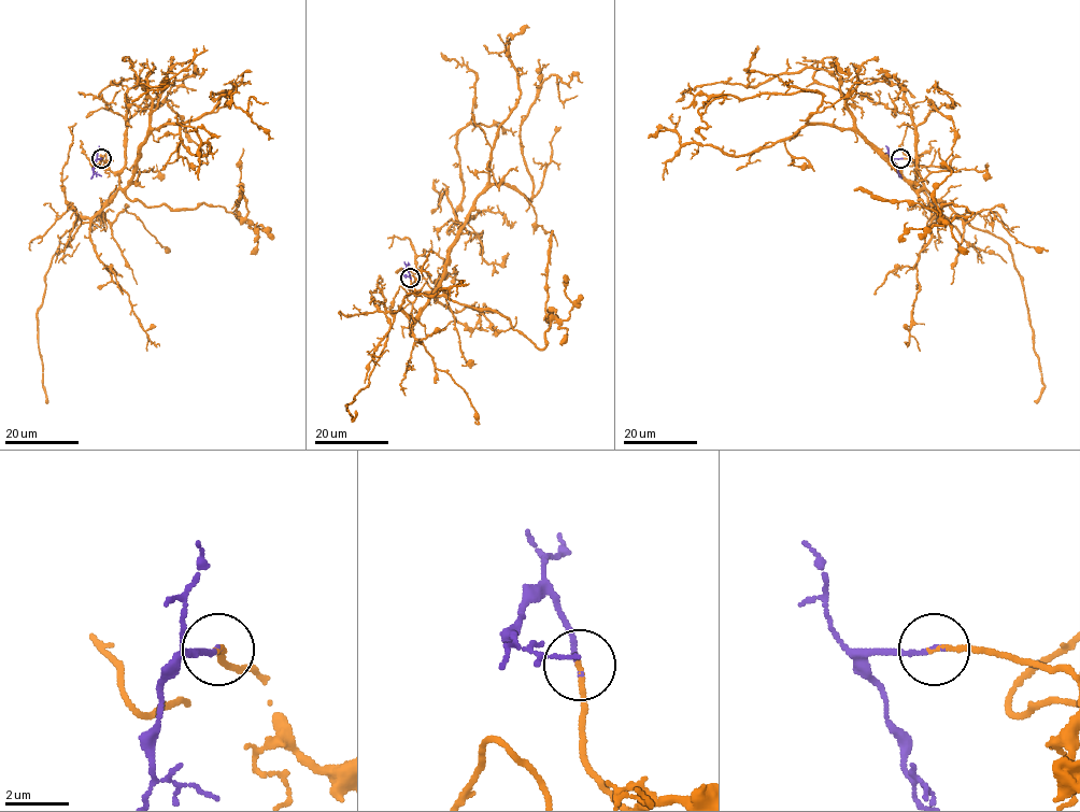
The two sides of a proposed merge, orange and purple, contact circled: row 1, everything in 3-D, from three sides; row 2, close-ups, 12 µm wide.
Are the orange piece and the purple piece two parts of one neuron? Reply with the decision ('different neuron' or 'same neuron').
same neuron

